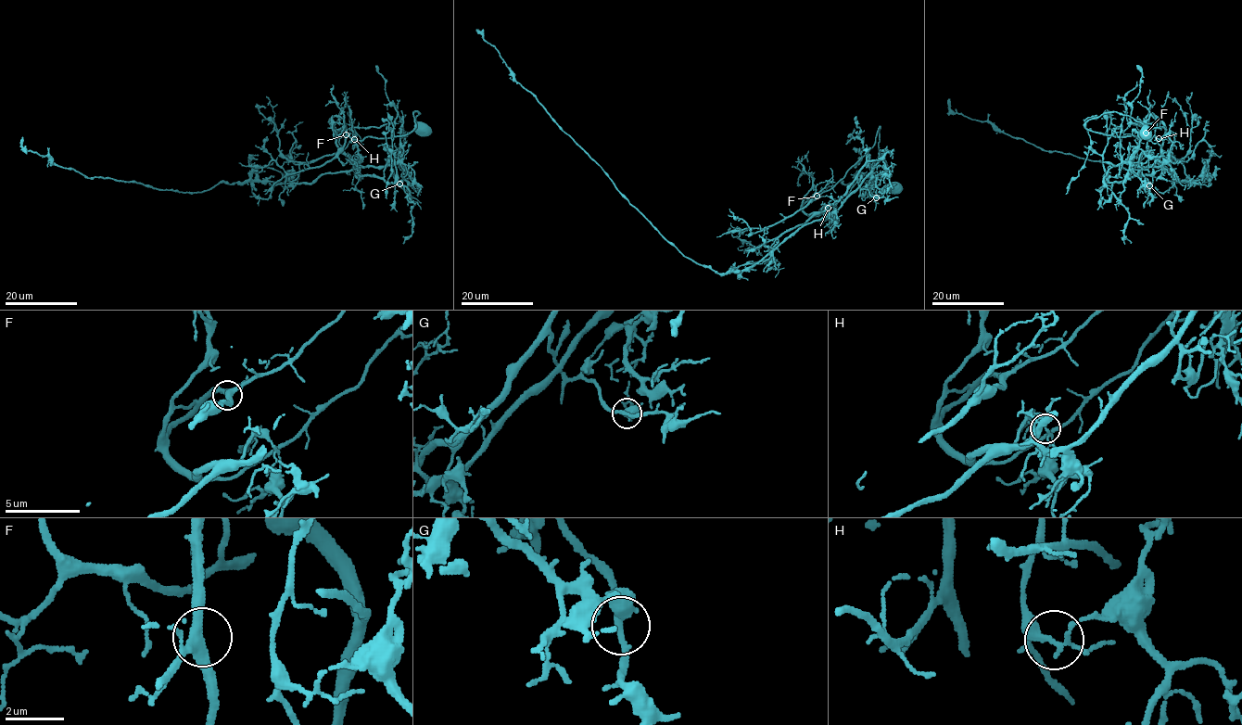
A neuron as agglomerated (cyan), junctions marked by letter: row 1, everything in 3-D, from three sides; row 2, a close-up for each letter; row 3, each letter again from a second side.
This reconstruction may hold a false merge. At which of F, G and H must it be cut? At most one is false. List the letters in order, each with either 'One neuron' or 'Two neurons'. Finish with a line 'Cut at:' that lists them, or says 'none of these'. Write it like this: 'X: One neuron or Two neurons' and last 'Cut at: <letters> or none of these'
F: One neuron
G: One neuron
H: Two neurons
Cut at: H

